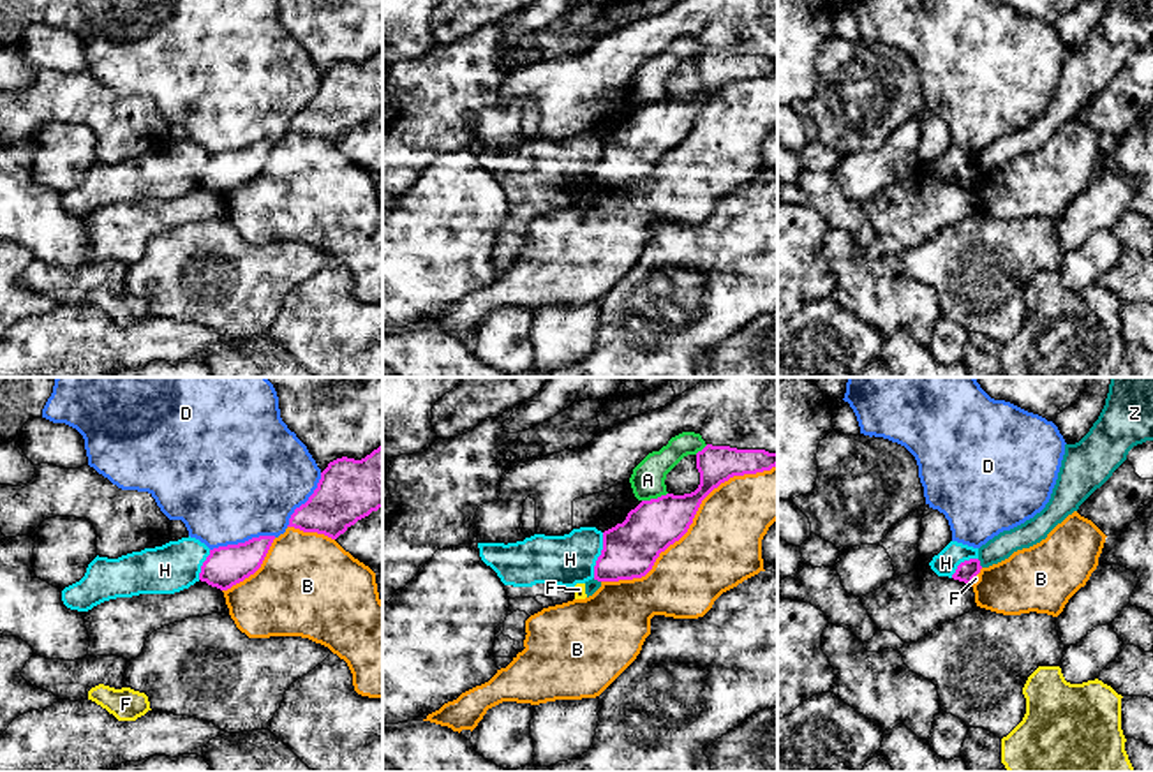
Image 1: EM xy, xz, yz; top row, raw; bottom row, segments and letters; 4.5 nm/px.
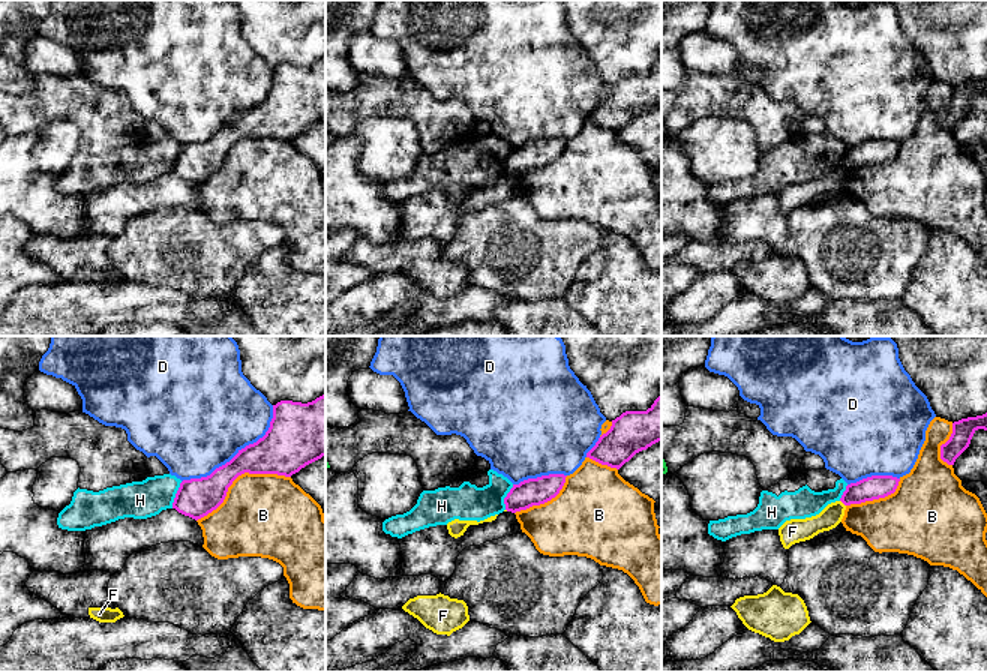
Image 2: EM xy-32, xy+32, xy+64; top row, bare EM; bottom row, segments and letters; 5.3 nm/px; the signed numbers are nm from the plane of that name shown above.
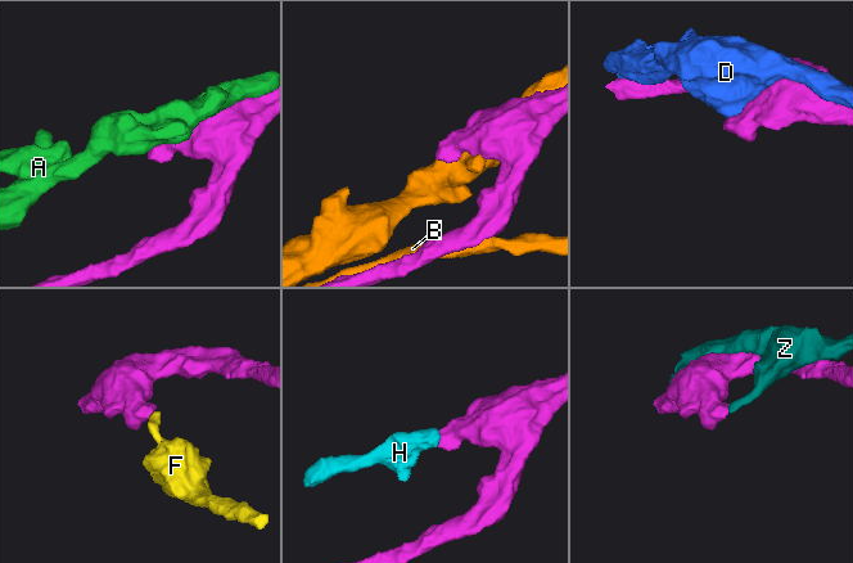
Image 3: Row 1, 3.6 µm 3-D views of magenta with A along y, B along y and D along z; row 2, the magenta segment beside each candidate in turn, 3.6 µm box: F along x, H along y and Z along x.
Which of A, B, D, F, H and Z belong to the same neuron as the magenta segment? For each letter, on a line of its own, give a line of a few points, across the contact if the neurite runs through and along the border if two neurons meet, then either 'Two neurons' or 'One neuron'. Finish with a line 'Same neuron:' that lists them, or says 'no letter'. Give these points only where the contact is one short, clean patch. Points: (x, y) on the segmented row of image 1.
A: Two neurons
B: Two neurons
D: Two neurons
F: Line: yz (977, 573), (970, 582). Two neurons
H: Line: xz (603, 533), (603, 549), (593, 577). Two neurons
Z: Two neurons
Same neuron: no letter

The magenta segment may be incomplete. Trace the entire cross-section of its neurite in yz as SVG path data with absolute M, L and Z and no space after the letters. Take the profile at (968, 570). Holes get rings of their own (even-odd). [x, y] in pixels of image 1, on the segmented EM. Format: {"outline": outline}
{"outline": "M978 559L964 560L957 566L956 573L952 575L954 580L971 583L973 578L980 573L982 566Z"}

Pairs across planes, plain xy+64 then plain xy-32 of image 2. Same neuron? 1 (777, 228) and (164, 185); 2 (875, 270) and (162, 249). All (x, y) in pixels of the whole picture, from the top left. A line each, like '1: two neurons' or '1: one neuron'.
1: one neuron
2: one neuron

